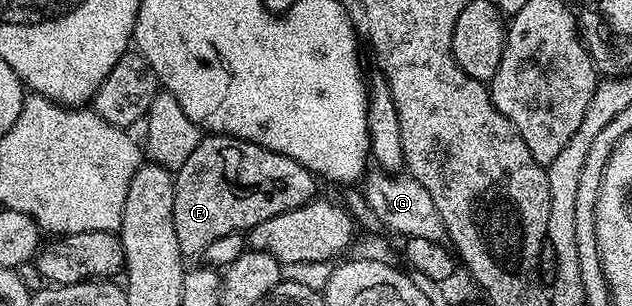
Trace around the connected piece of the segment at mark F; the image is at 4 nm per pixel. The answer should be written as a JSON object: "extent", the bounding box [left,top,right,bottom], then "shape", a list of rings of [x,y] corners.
{"extent":[174,134,317,257],"shape":[[[208,134],[190,154],[184,165],[175,173],[174,183],[174,230],[178,234],[178,246],[185,257],[199,257],[217,238],[226,238],[230,234],[247,233],[249,228],[274,218],[274,214],[286,214],[298,206],[308,204],[317,195],[317,177],[306,166],[294,162],[294,158],[266,150],[254,142],[239,140],[233,136]]]}

